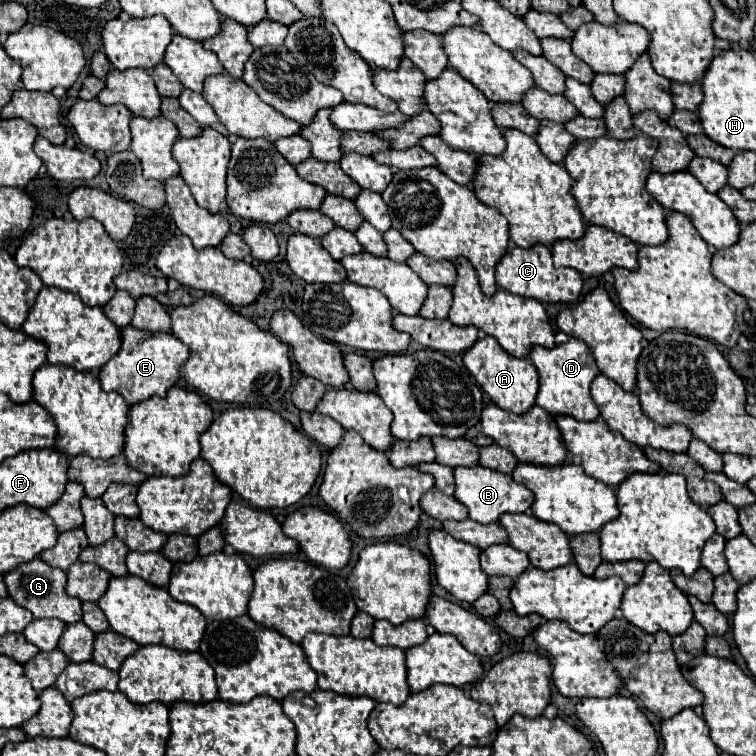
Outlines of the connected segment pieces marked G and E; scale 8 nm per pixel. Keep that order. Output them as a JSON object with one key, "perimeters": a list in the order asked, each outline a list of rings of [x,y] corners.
{"perimeters":[[[[35,558],[33,562],[21,564],[19,568],[11,570],[3,578],[5,578],[5,584],[7,584],[9,596],[17,604],[21,604],[23,608],[31,610],[31,614],[35,618],[59,618],[59,620],[63,620],[67,624],[73,624],[73,622],[81,620],[81,616],[83,616],[81,602],[77,598],[73,598],[73,596],[67,596],[67,592],[65,592],[67,572],[63,572],[59,568],[53,568],[53,566],[45,564],[43,560]]],[[[125,326],[121,330],[121,350],[99,372],[105,392],[119,392],[129,404],[139,404],[151,396],[165,396],[171,386],[181,378],[181,366],[189,358],[189,348],[173,334],[155,334]]]]}

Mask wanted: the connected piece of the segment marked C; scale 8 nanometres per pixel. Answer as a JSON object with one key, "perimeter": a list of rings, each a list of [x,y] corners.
{"perimeter":[[[533,246],[529,250],[525,248],[509,248],[507,256],[497,264],[497,284],[503,290],[509,290],[513,294],[519,294],[523,298],[535,298],[539,302],[577,302],[583,288],[583,278],[579,272],[571,268],[555,268],[551,260],[551,248],[549,246]]]}

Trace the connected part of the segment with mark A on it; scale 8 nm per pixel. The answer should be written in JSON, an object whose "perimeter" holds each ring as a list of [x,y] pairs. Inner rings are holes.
{"perimeter":[[[491,336],[481,338],[479,344],[471,348],[471,352],[463,354],[463,362],[467,370],[475,376],[475,380],[481,384],[481,388],[491,396],[491,400],[499,408],[511,410],[515,414],[525,414],[535,404],[535,396],[539,390],[537,368],[527,358],[507,356],[507,352],[503,352],[503,348],[497,344],[495,338]]]}

